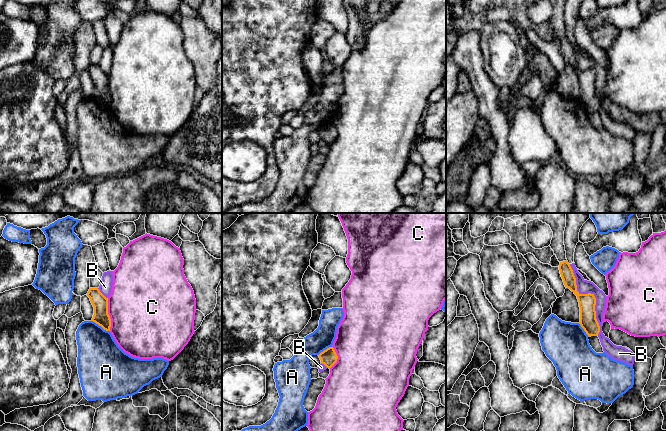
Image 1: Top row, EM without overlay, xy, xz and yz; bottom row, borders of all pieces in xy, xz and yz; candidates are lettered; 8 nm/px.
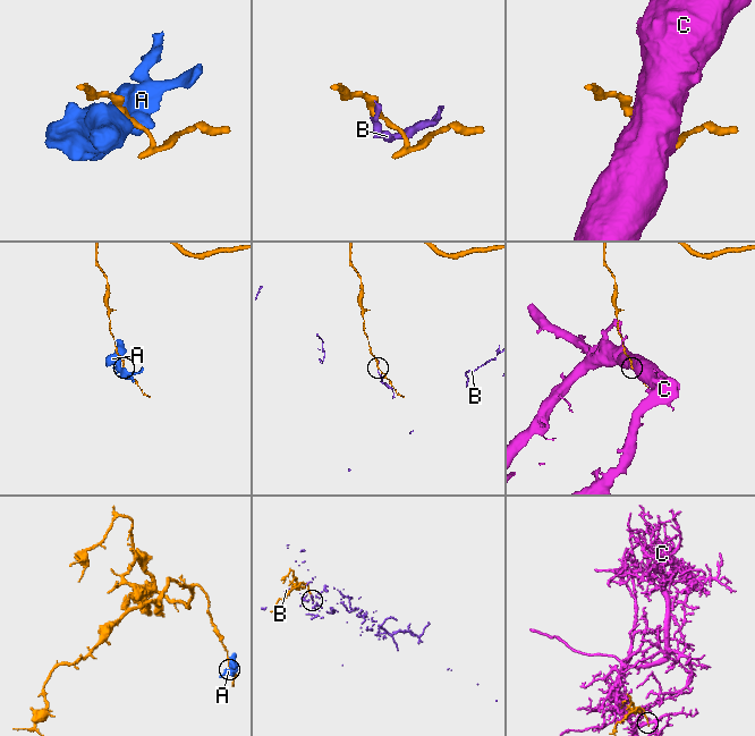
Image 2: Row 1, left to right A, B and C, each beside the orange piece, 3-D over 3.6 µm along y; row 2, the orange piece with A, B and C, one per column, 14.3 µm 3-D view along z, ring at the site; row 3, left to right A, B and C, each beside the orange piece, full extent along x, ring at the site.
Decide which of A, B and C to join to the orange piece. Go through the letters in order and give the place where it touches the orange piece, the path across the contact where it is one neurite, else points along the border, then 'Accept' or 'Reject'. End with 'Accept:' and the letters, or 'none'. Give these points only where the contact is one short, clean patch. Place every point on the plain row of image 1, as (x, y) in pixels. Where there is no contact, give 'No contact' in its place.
A: Touches orange at xy (100, 101). Boundary: xy (91, 96), (109, 107). Reject
B: Touches orange at yz (592, 70). Reject
C: Touches orange at xy (108, 90). Reject
Accept: none

